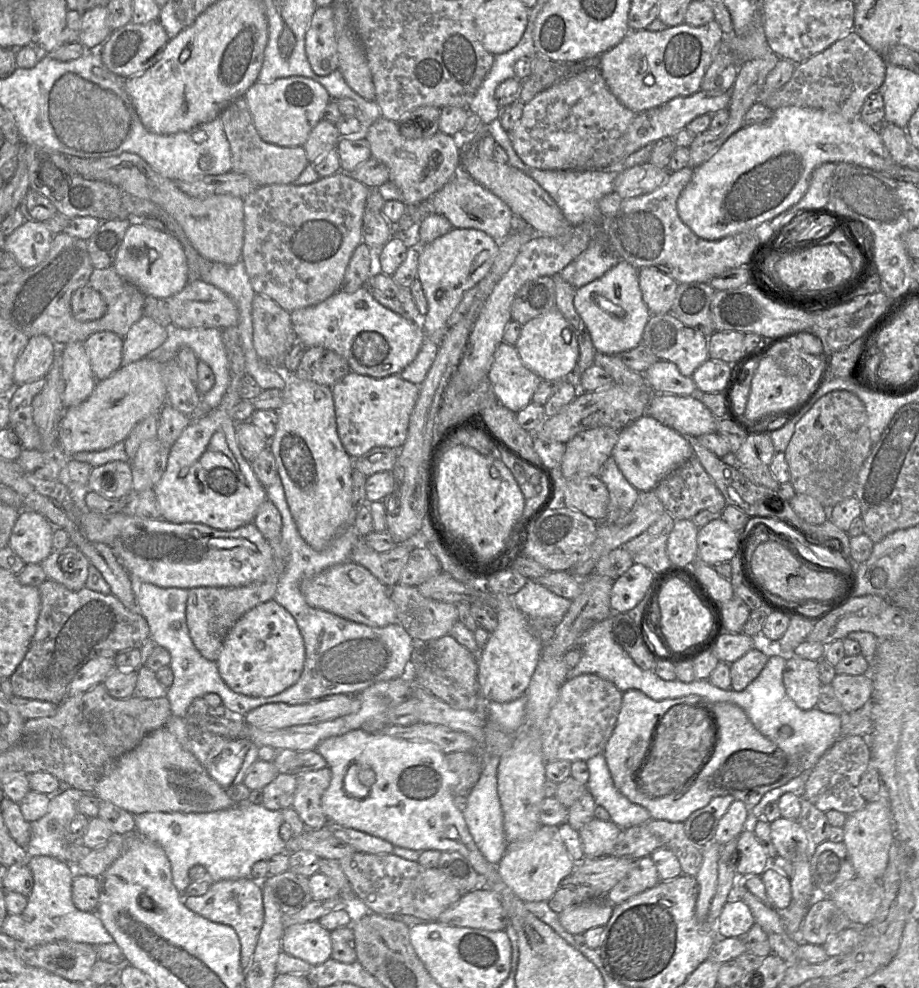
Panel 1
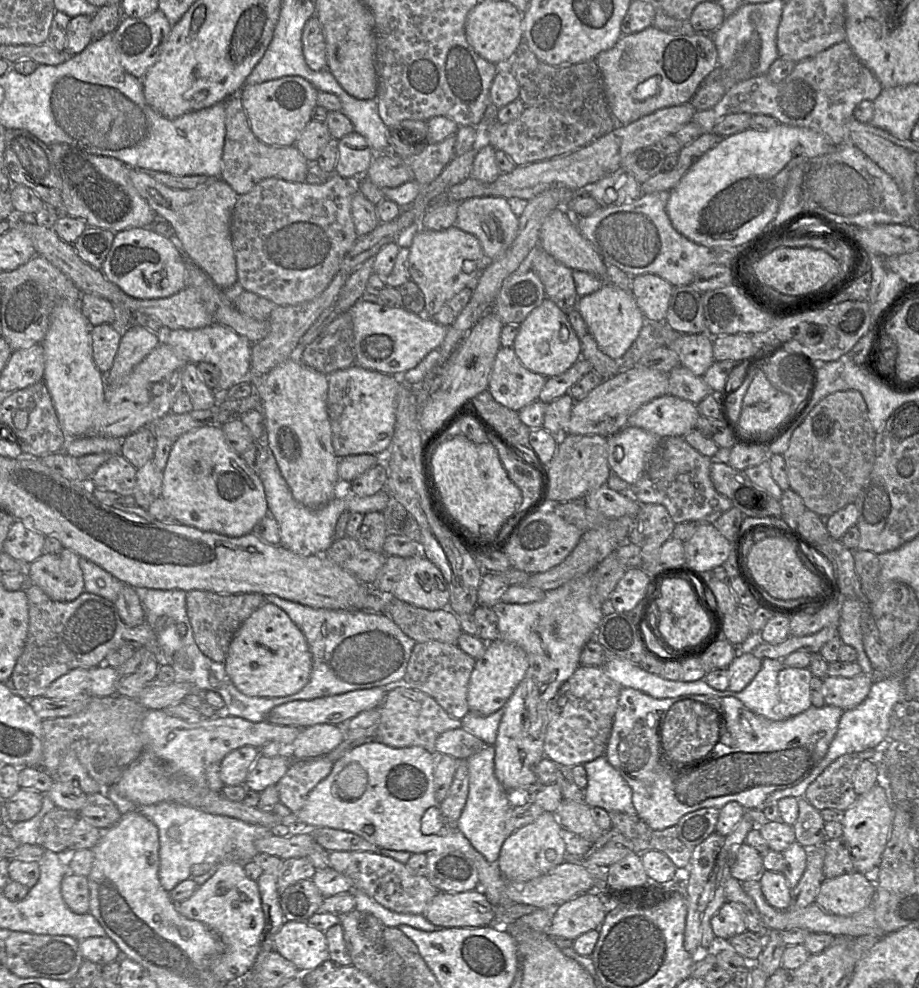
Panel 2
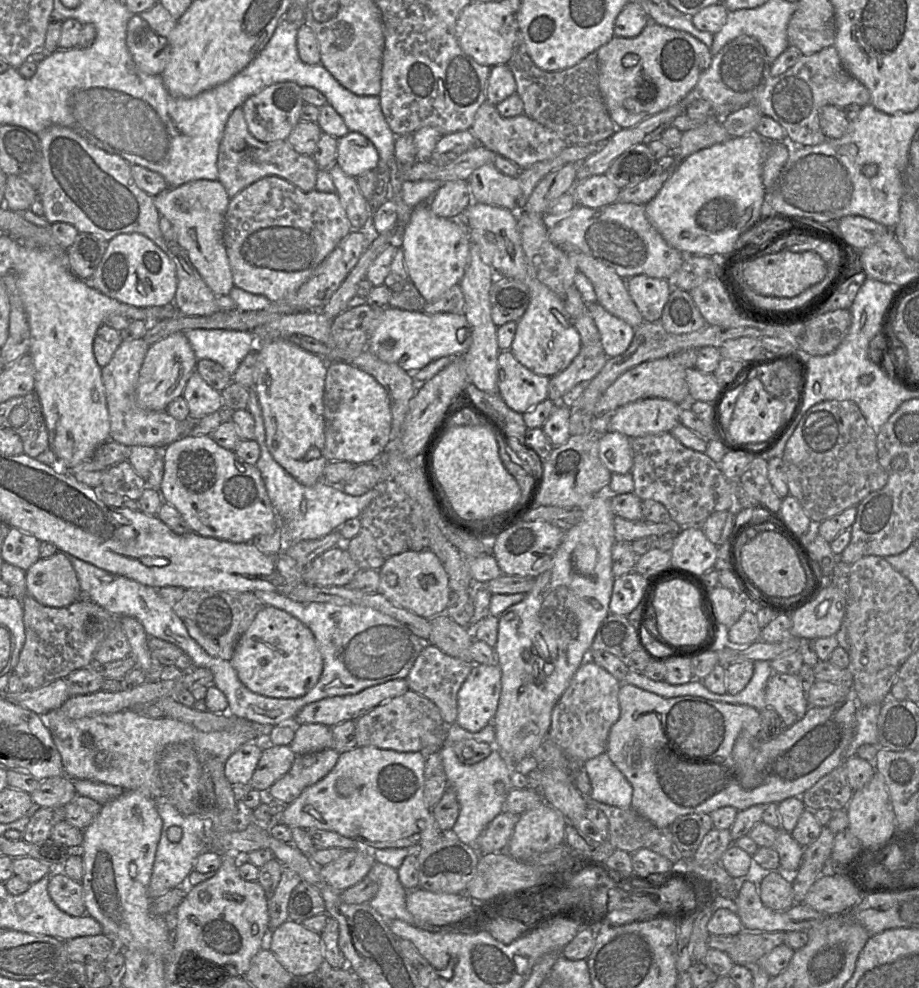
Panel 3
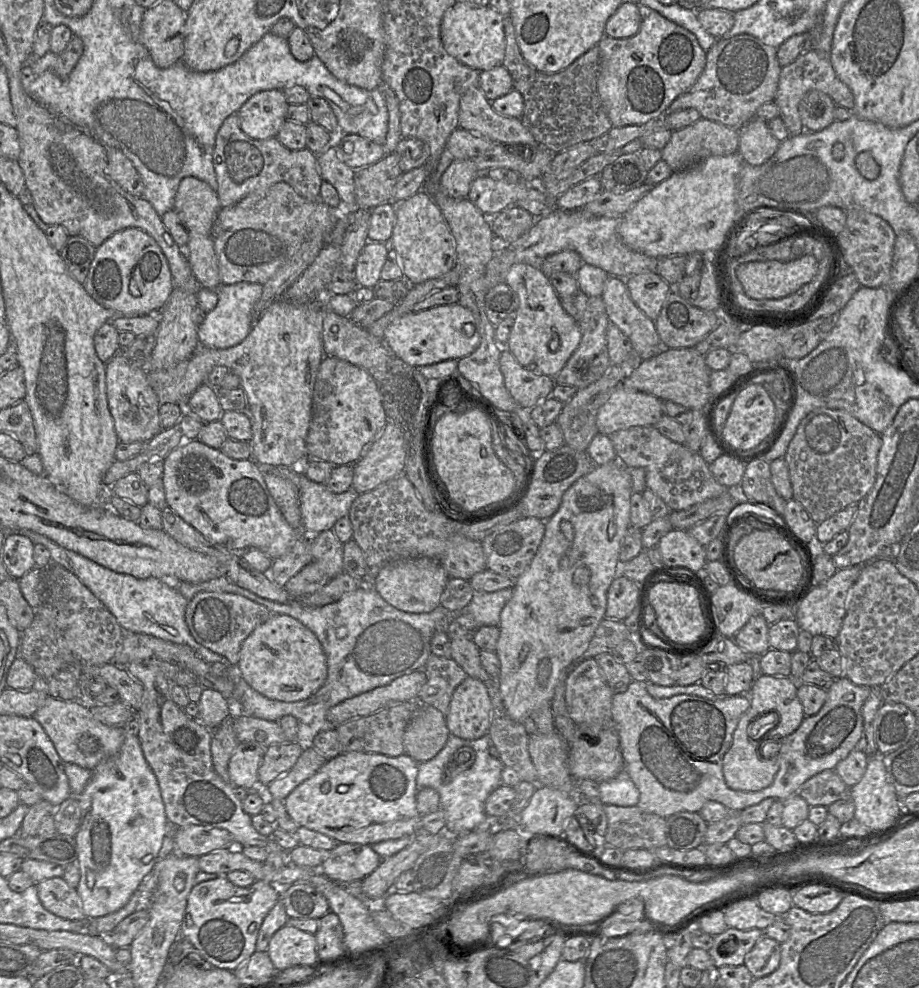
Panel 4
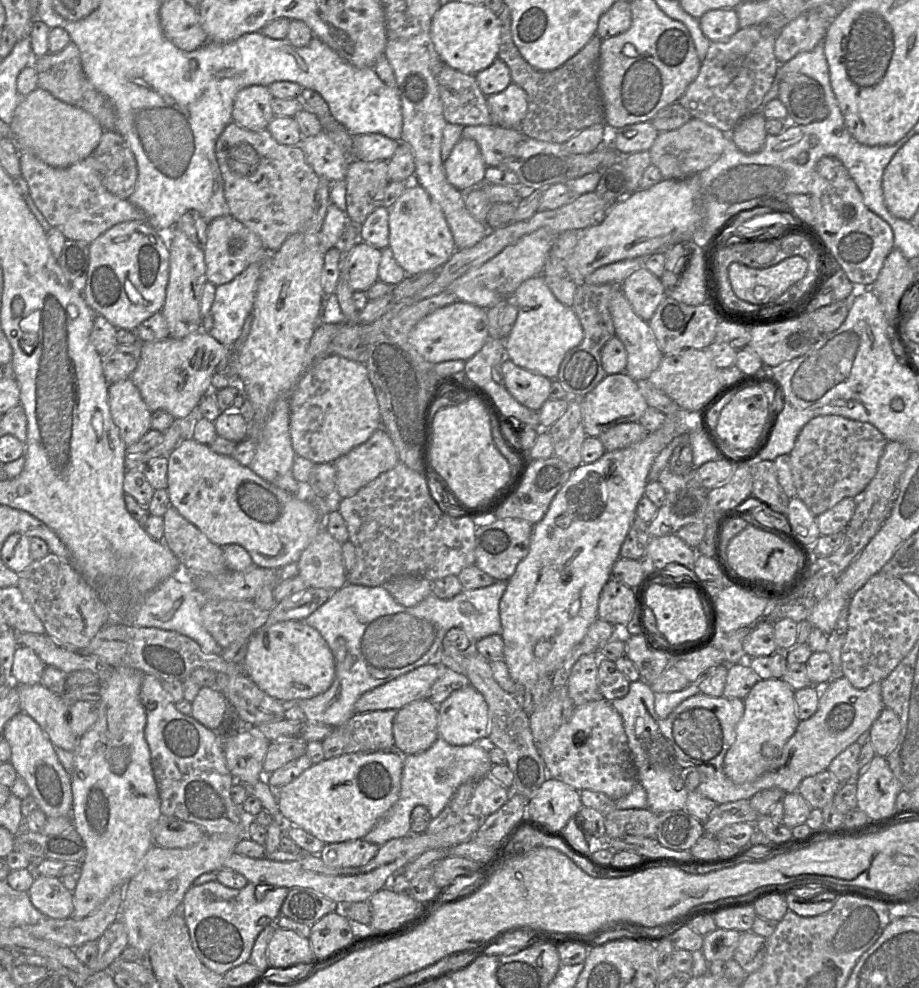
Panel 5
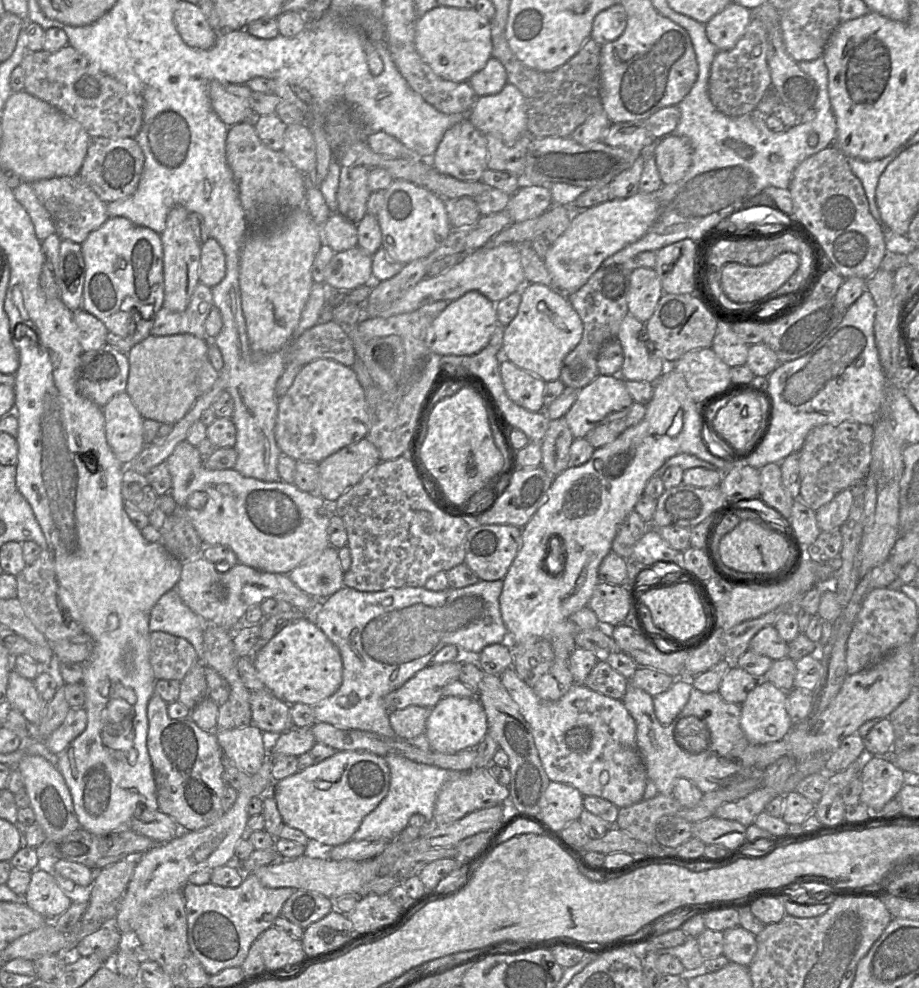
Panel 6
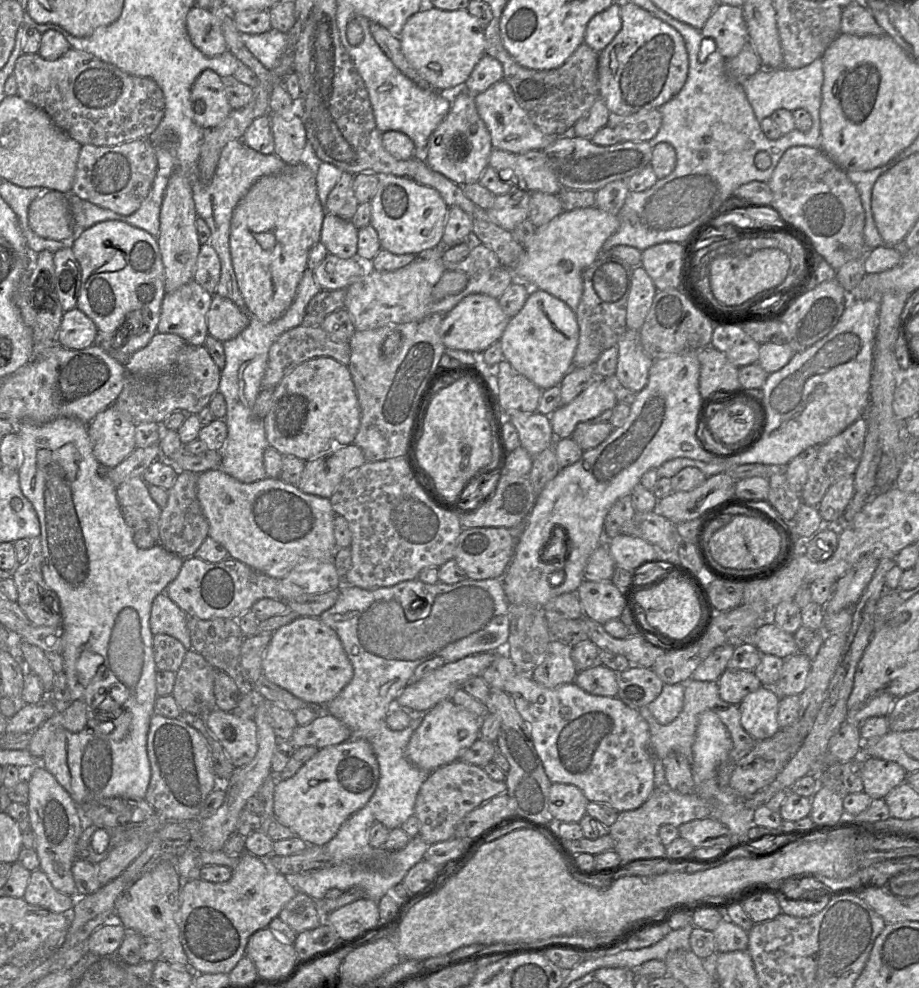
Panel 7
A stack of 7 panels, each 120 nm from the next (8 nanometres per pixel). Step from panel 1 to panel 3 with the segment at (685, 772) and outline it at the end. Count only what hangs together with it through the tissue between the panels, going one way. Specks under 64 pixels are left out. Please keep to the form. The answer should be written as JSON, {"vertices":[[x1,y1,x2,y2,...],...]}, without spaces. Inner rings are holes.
{"vertices":[[621,683,618,700,620,716,610,729,606,752,632,785,632,809,659,828,669,827,678,817,687,814,711,814,725,806,743,811,758,804,768,805,790,797,801,797,819,779,844,762,844,752,854,735,858,709,856,691,850,689,845,698,831,706,809,706,801,720,771,737,770,725,762,732,760,711,748,705,690,695,663,698,626,683],[739,735,745,736,755,748,755,766,762,774,762,783,751,790,744,789,734,773,732,750]]}

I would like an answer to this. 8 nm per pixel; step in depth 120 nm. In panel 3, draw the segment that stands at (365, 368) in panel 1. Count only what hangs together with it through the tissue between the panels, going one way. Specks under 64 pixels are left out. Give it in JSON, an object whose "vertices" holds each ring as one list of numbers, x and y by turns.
{"vertices":[[394,307,383,310,383,318,368,341,368,350,387,363,395,363,407,372,416,373,430,362,441,357,463,356,472,343,472,331,465,314,439,312,428,314,422,311,407,311]]}

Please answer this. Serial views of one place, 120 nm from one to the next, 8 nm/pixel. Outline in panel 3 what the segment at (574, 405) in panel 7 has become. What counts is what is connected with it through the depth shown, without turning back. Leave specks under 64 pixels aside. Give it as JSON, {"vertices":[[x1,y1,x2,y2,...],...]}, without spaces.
{"vertices":[[645,398,620,407,610,420,609,431,620,432,629,438,670,432,680,423,681,405,662,398]]}

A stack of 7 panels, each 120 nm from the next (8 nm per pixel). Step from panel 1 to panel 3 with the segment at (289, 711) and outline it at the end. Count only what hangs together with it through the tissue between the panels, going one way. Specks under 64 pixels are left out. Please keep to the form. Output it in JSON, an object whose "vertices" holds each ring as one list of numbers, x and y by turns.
{"vertices":[[394,679,368,687,356,694,325,698,305,705,295,716,295,725,323,724,333,727,347,720,356,720,376,706,404,694,408,690,406,679]]}

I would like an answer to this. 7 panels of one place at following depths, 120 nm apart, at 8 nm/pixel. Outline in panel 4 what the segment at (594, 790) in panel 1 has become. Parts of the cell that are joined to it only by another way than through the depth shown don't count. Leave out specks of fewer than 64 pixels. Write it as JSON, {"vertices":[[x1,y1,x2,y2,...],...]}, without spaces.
{"vertices":[[626,770,614,779,599,783,599,799,603,804,637,806,640,793]]}

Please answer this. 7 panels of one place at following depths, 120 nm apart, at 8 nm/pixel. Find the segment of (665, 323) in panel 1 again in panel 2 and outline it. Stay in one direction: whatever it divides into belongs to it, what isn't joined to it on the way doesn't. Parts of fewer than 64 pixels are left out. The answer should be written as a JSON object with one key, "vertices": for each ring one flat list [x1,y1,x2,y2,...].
{"vertices":[[708,333,682,334,670,343,680,360,680,366,696,376,703,376,714,362,712,337]]}

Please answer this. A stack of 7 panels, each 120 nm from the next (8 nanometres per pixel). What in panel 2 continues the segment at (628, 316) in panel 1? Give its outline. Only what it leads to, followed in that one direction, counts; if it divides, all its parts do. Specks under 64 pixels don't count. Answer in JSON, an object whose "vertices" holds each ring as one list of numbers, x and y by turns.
{"vertices":[[605,282,598,291,580,297,577,308,600,349,615,360,625,355,646,322,631,292,609,282]]}

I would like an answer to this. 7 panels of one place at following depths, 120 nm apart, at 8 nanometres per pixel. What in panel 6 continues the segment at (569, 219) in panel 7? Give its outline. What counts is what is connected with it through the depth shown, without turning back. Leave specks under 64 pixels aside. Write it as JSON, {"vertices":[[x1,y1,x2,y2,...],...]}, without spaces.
{"vertices":[[641,193,613,199,597,206,575,211,567,230,548,250,544,264,553,278,553,287,565,295,580,289,602,263,629,244,642,238,659,216,655,193]]}

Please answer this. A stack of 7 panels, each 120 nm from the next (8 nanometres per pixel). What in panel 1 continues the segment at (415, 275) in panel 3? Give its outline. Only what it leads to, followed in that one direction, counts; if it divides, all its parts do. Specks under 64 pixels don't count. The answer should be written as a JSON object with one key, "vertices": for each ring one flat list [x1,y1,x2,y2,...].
{"vertices":[[452,228,433,242,418,247,418,279,428,303,428,312,423,318,425,338,437,346,441,344,449,329,449,317,461,302,464,293,477,286,489,273,499,246,500,242,481,230]]}

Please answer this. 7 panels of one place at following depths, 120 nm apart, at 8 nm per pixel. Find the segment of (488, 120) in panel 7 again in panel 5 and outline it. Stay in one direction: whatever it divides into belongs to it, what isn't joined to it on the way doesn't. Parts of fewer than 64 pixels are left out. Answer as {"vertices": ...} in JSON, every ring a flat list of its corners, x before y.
{"vertices":[[511,82,500,93,486,97,493,125,504,128,519,128,527,113,525,91]]}

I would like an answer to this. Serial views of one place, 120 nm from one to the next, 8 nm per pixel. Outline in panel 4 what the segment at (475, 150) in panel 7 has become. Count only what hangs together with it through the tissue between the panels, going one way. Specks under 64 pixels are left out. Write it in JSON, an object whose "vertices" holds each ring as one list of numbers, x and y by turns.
{"vertices":[[453,160,443,173,438,190,453,199,467,198,471,183,478,174,472,160]]}

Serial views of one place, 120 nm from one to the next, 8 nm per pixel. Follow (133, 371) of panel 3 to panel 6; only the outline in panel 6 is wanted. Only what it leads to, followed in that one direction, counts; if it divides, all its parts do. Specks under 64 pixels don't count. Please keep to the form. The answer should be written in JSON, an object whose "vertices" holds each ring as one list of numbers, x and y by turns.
{"vertices":[[126,391,114,395,102,410,107,443,115,457,128,466,145,446,144,418]]}

